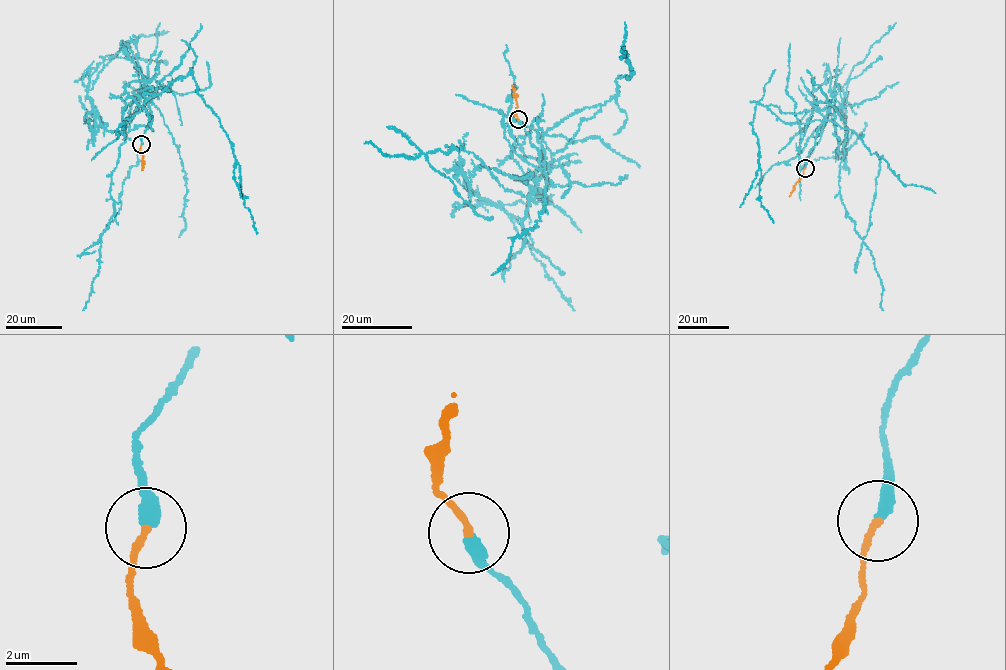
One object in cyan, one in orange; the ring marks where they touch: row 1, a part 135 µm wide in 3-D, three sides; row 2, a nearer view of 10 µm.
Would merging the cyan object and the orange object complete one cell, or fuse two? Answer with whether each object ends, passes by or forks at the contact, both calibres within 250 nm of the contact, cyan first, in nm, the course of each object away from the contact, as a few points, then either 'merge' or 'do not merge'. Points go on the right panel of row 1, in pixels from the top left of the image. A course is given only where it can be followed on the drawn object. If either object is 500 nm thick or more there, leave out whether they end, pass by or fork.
cyan ends there; orange ends there; 400 nm thick on the cyan side, 190 nm on the other; cyan runs (805, 167), (819, 111), (835, 107), (830, 91), (837, 155), (847, 144), (851, 71), (896, 23); orange runs (805, 168), (802, 177), (789, 197); do not merge

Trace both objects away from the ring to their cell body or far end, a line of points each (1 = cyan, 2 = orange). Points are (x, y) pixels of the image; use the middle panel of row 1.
1: (519, 119), (550, 170), (541, 191), (477, 165), (468, 190), (529, 233), (574, 310)
2: (518, 119), (512, 85)

